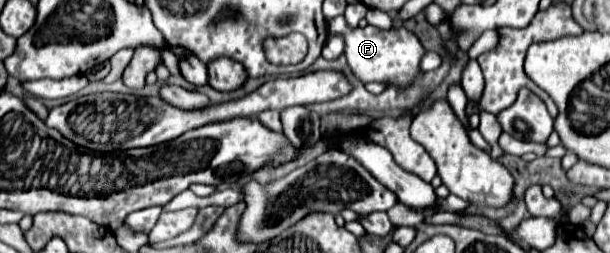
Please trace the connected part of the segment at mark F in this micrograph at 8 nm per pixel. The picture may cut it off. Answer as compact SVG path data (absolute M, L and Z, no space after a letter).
M335 17L329 21L329 33L341 33L345 37L345 57L353 71L353 75L361 83L385 83L389 87L397 87L405 91L411 87L411 83L423 75L421 71L421 59L427 53L421 45L419 37L409 31L407 27L393 27L393 29L377 29L373 25L367 25L365 29L349 29L343 17Z

